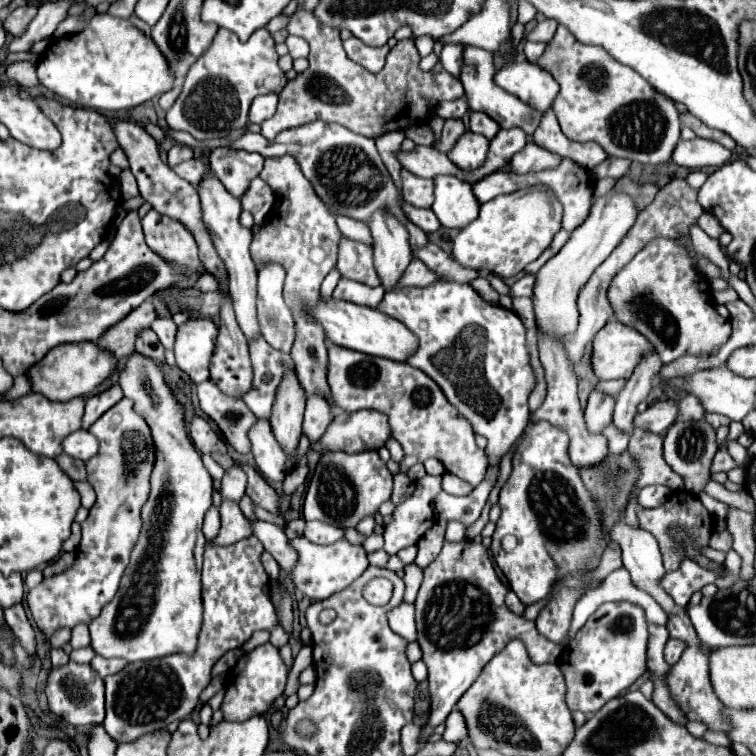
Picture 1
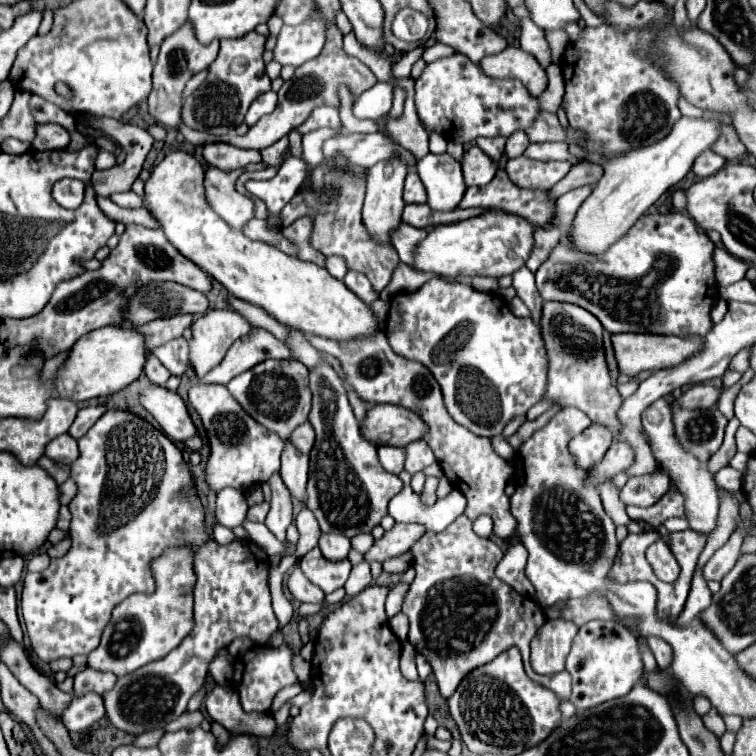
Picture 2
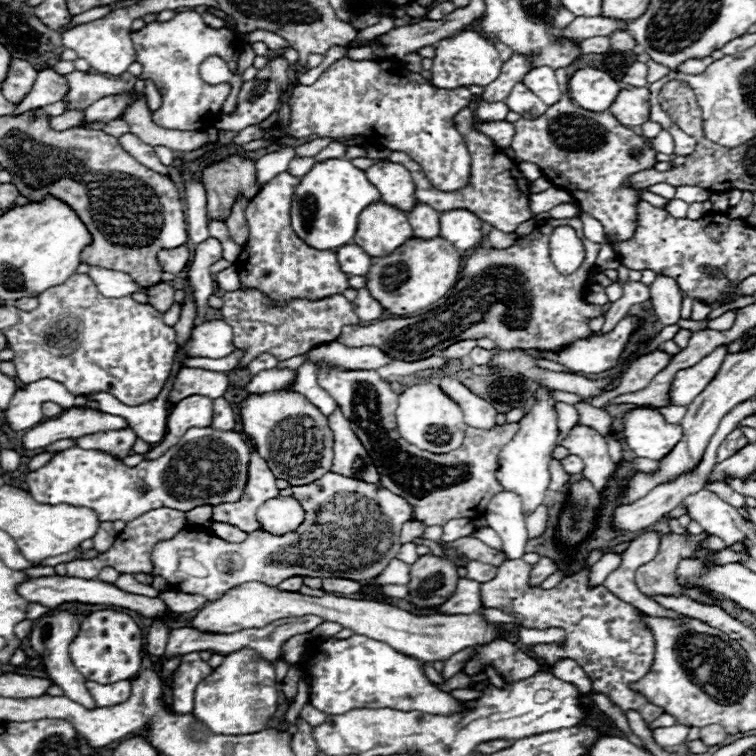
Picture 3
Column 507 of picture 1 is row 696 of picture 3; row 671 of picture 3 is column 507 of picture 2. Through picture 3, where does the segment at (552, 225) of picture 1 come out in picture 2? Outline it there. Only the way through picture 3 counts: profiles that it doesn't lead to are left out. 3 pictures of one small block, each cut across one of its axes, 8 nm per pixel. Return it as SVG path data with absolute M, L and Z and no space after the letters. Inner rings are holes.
M492 210L476 218L468 218L456 224L434 226L428 236L416 244L412 268L418 272L432 272L436 276L506 276L524 266L532 250L532 232L524 218L502 210Z

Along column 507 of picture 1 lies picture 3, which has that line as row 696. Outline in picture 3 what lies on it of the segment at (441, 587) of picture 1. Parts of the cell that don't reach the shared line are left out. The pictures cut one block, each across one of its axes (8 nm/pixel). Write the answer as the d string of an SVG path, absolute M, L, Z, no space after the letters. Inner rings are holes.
M506 560L498 568L496 578L482 584L482 608L498 608L514 616L524 628L562 628L566 632L566 640L562 644L532 644L528 646L532 656L548 666L566 658L576 660L592 680L592 690L586 696L592 698L594 694L604 694L624 714L628 710L636 710L646 724L654 722L662 714L662 708L650 704L640 692L630 688L632 682L642 680L650 672L654 662L654 638L644 628L640 616L636 616L630 604L624 604L604 586L590 588L588 568L566 576L550 590L530 586L530 572L532 566L524 560Z

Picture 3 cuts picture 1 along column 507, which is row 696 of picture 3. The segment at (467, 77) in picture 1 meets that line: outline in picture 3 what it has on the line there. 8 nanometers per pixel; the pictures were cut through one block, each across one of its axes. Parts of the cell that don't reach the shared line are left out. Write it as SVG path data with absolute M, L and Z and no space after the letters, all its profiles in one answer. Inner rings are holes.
M120 680L116 684L88 682L86 688L88 688L90 696L96 700L98 708L108 708L108 706L122 704L128 698L128 694L130 694L130 682L128 680Z

